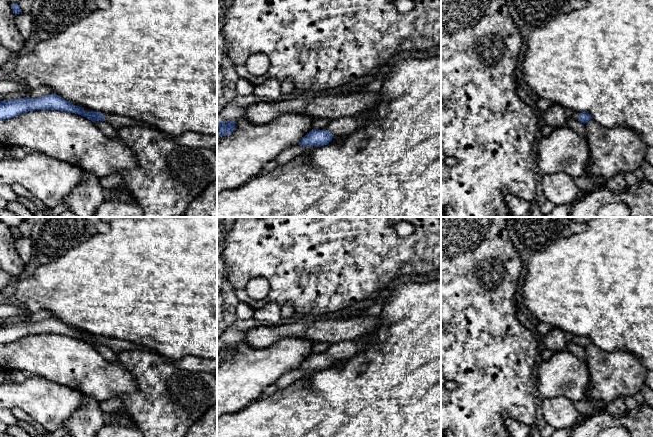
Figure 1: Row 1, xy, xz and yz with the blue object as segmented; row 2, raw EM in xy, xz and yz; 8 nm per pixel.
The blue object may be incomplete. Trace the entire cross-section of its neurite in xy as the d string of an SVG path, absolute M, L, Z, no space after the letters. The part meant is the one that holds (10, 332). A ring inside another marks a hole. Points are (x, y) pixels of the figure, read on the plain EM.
M55 317L38 322L17 322L0 325L0 344L16 341L22 337L34 334L58 334L75 337L86 341L92 346L106 345L116 356L127 350L148 350L130 341L96 335L85 336L83 331L75 330Z

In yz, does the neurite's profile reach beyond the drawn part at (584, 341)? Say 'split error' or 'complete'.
split error

